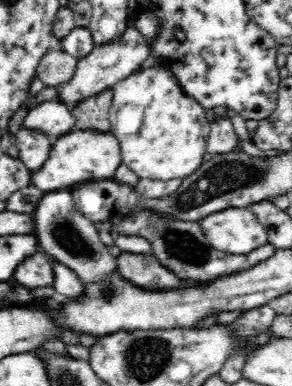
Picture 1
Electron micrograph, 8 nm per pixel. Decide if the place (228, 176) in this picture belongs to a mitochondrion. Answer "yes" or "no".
yes

